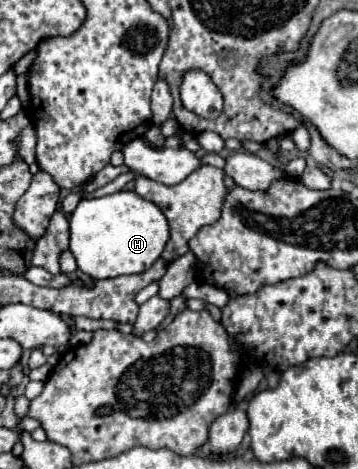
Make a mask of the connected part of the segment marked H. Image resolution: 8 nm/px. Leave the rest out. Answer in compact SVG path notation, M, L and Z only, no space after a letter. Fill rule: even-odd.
M130 190L80 200L68 222L70 252L74 254L80 272L92 276L94 280L140 274L160 258L170 236L166 216L158 210L158 206Z

